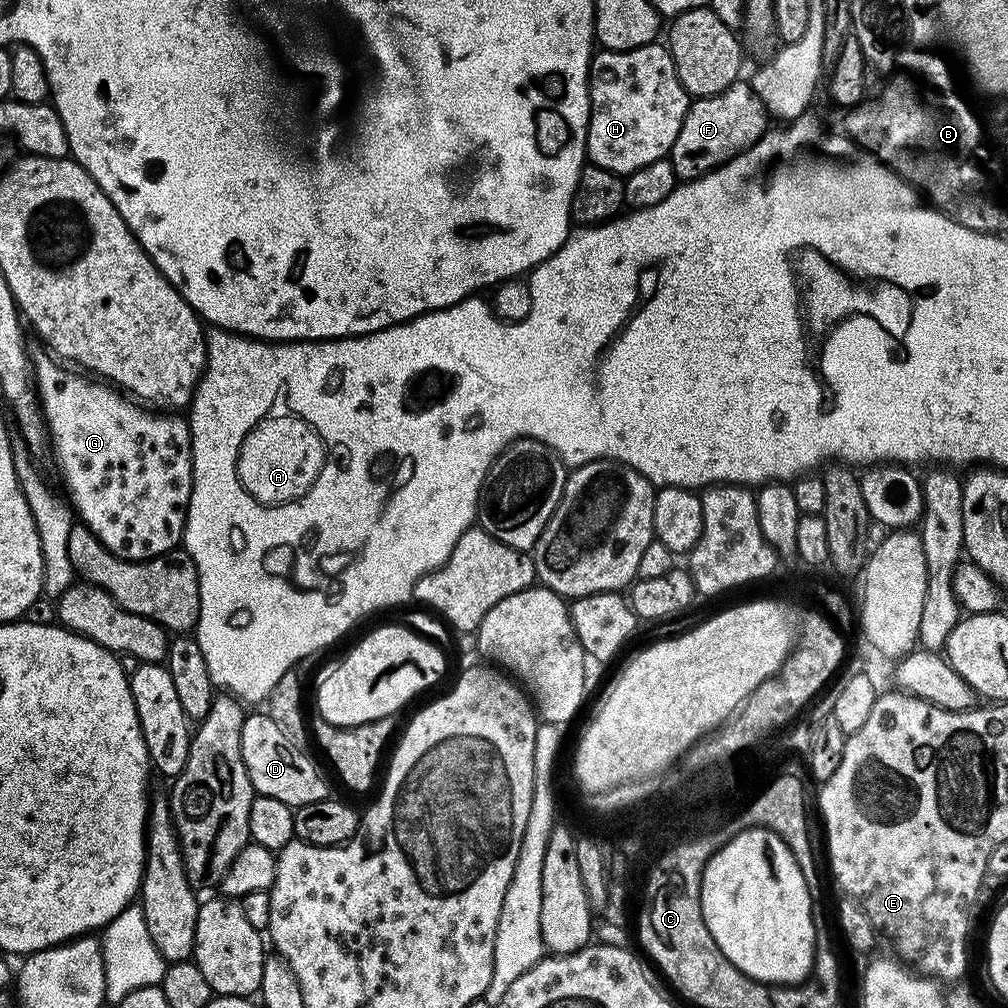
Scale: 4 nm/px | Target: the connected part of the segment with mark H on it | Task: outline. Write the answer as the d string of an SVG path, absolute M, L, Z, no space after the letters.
M653 42L646 46L638 46L629 52L610 52L600 50L593 55L592 67L588 69L588 102L590 111L588 114L588 151L587 159L593 164L602 166L602 170L610 170L621 178L626 178L632 172L636 172L642 166L650 166L650 162L658 162L665 159L671 153L674 146L674 138L678 138L678 130L682 130L682 122L688 113L690 97L676 73L676 67L672 61L672 55L668 53L663 43Z

